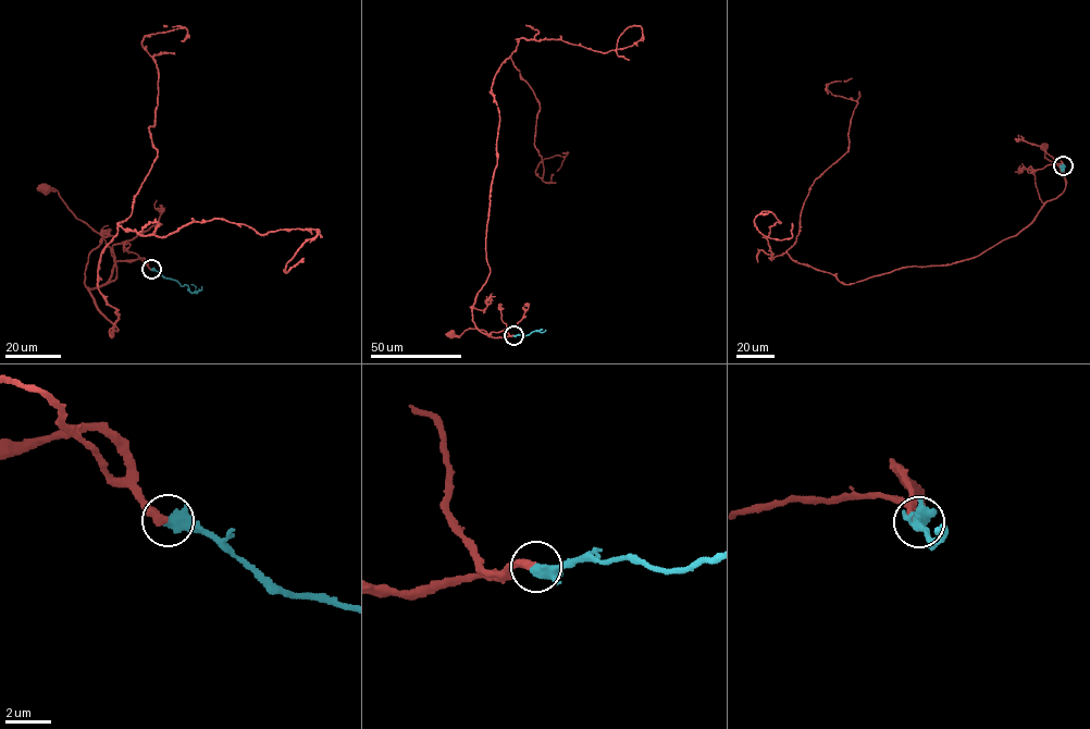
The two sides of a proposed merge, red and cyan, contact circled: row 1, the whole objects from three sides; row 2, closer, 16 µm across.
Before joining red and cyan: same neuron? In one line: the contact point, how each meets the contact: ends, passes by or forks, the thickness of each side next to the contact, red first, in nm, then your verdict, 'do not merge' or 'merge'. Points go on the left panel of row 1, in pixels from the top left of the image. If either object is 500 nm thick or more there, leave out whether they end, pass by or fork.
(151, 269) | red ends | cyan passes by | 360/400 nm | merge

